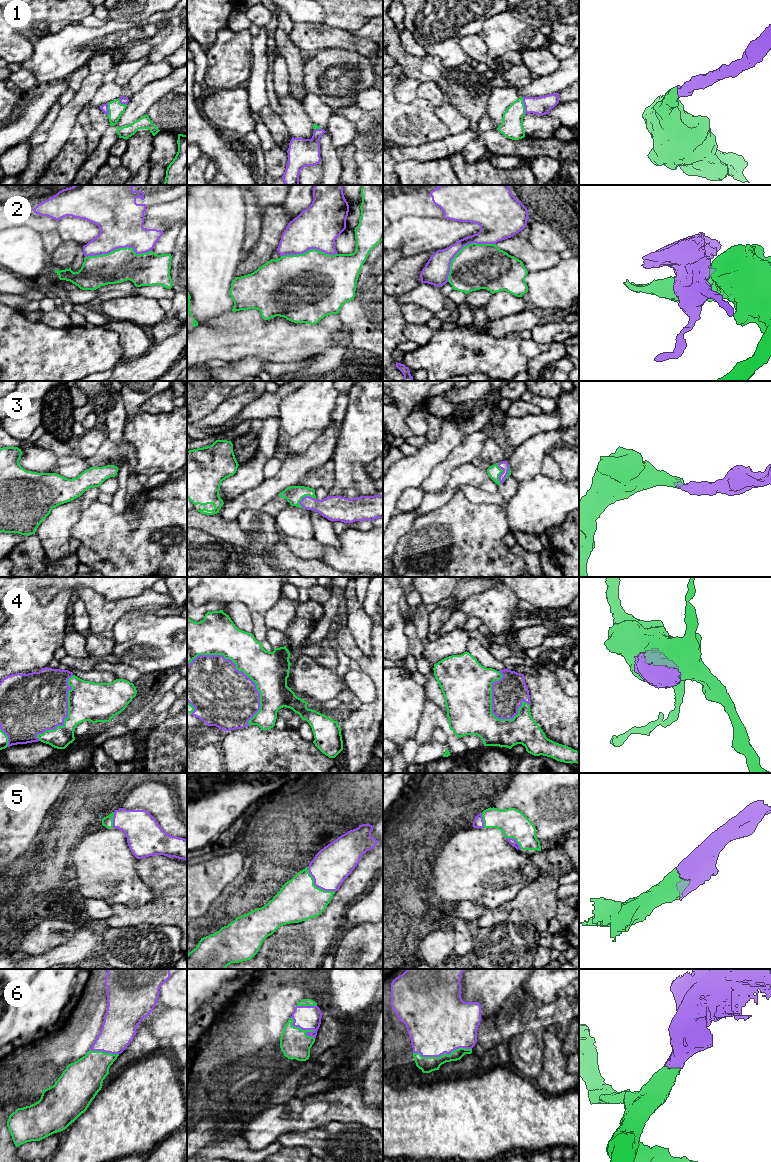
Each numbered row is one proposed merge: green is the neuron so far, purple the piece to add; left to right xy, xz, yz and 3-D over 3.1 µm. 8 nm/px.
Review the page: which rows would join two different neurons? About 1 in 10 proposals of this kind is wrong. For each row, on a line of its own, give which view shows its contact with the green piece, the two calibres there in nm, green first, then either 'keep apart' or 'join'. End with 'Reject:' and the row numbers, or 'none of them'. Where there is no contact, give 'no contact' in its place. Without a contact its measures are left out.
1: yz | 180/150 nm | join
2: xy | 260/380 nm | keep apart
3: xz | 140/200 nm | join
4: xz | 300/480 nm | join
5: xz | 340/300 nm | join
6: yz | 130/480 nm | join
Reject: 2

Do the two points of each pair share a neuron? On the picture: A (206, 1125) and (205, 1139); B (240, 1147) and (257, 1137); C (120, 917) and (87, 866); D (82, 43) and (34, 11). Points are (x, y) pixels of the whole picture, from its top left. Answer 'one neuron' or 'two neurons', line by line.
A: one neuron
B: two neurons
C: two neurons
D: two neurons

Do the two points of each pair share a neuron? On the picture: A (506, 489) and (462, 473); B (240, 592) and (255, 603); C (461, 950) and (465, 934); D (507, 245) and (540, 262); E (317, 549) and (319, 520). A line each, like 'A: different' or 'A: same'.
A: different
B: same
C: same
D: same
E: different

